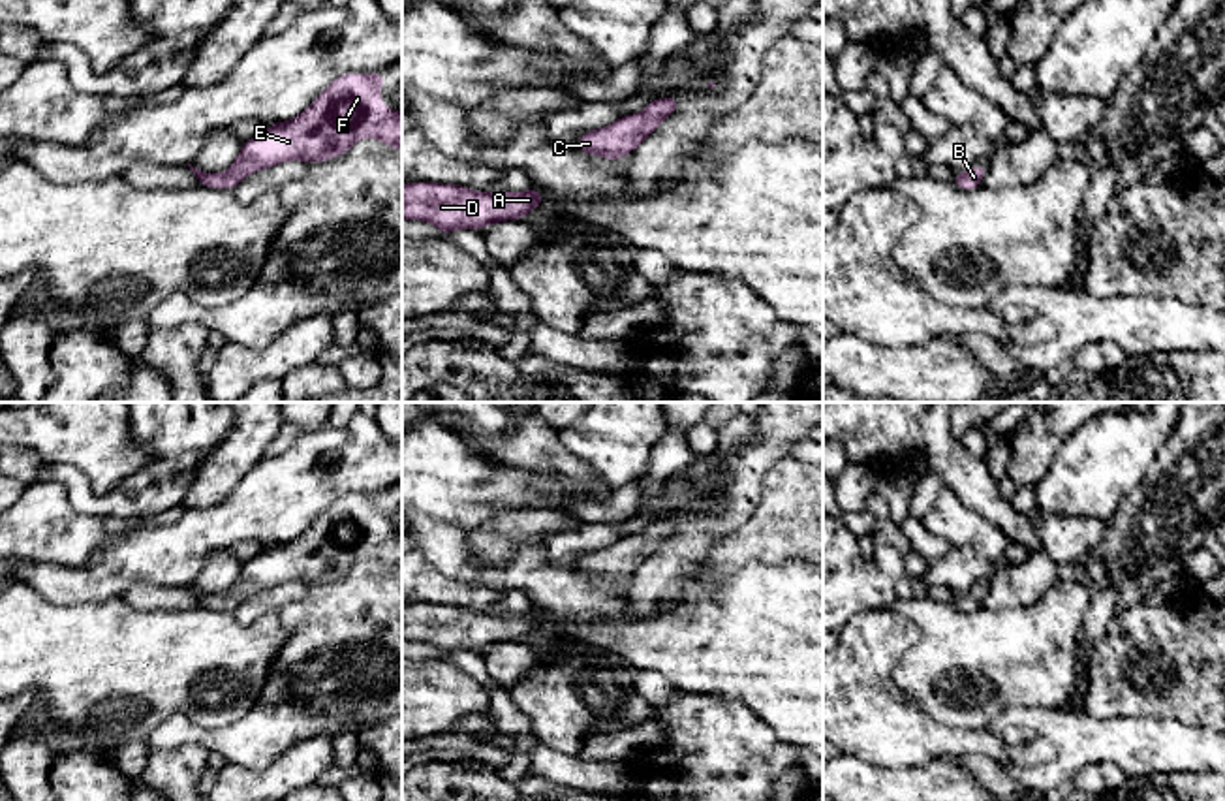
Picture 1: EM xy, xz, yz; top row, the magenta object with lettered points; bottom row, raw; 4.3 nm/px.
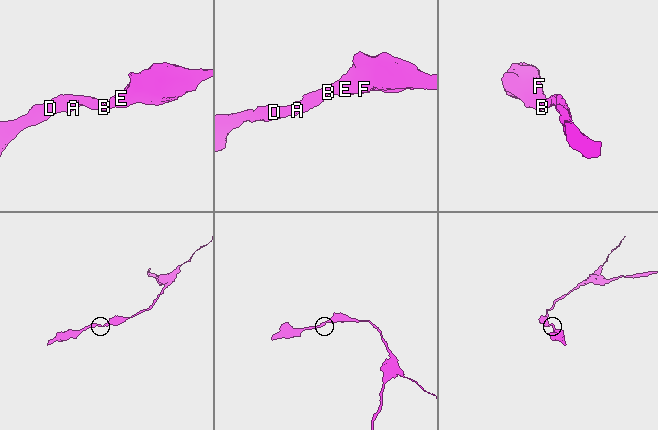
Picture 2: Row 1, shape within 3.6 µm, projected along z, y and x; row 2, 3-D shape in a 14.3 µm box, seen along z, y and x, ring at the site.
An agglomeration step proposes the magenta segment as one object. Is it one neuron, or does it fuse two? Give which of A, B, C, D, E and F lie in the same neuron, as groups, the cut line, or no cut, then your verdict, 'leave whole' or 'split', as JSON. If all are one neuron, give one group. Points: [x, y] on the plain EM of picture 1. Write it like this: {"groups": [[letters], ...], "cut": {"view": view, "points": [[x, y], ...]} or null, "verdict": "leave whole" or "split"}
{"groups": [["A", "B", "C", "D", "E", "F"]], "cut": null, "verdict": "leave whole"}

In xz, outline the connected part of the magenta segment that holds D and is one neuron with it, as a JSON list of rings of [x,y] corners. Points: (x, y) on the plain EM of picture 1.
[[[426,602],[402,605],[402,639],[430,643],[442,656],[522,641],[541,626],[543,617],[534,607],[526,613],[494,615]]]

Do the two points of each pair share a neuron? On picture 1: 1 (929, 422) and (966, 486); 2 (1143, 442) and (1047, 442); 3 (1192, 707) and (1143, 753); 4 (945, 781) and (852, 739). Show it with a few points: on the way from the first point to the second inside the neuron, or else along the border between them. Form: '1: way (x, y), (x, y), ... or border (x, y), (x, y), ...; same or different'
1: way (938, 437), (942, 450), (961, 471); same
2: border (1086, 422), (1062, 444), (1049, 471), (1039, 480); different
3: border (1133, 715), (1175, 717), (1205, 730); different
4: border (942, 756), (919, 766), (870, 764); different

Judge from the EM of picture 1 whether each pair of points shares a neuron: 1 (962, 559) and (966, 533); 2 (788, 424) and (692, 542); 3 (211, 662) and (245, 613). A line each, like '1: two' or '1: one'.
1: two
2: one
3: two

